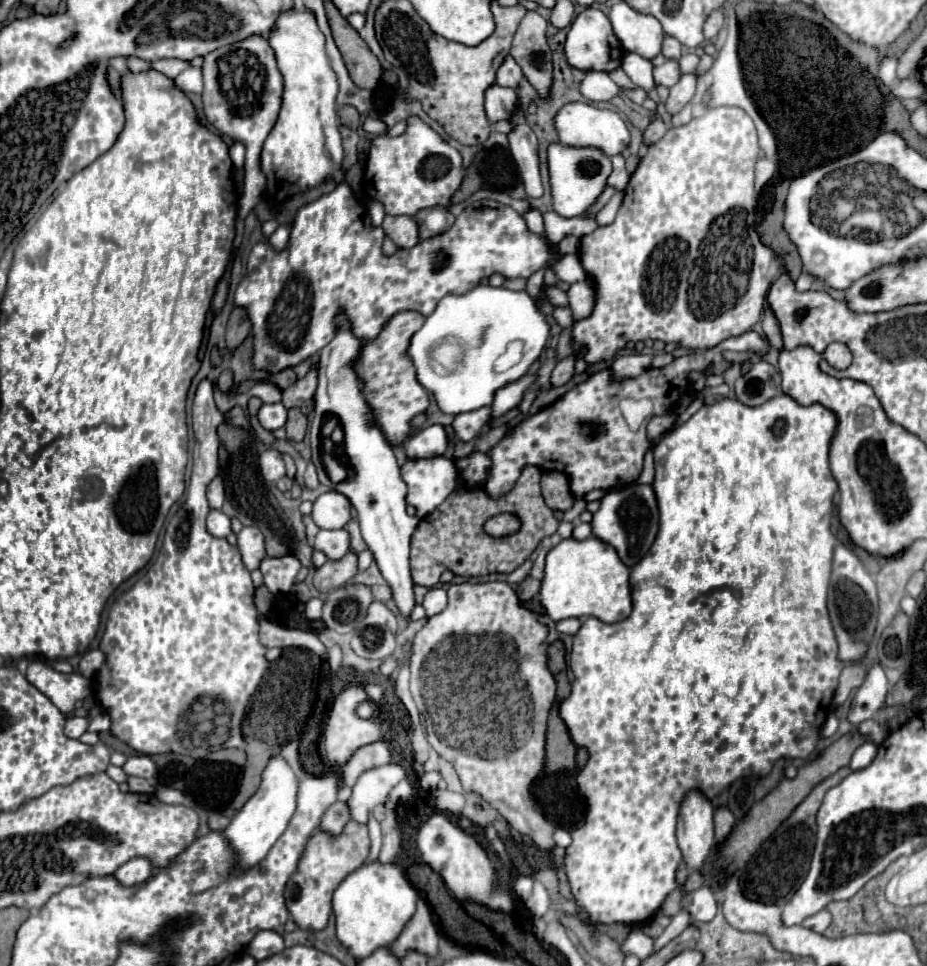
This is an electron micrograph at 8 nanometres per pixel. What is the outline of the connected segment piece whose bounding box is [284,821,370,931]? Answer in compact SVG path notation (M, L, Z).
M348 821L340 835L328 835L326 831L316 831L310 837L304 849L304 855L298 863L298 869L290 877L284 891L290 917L300 929L318 931L326 927L330 911L332 911L334 889L364 863L364 859L368 857L368 851L370 851L368 829L366 825L356 823L356 821Z

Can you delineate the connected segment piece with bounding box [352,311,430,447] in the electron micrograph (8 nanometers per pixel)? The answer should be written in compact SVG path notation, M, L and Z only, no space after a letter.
M398 311L392 315L380 329L380 333L360 345L360 351L354 359L354 371L362 381L362 395L372 409L372 425L382 431L390 447L404 447L410 437L412 419L420 413L426 413L430 399L426 389L418 383L412 361L406 357L406 341L416 333L424 323L424 317L416 311Z

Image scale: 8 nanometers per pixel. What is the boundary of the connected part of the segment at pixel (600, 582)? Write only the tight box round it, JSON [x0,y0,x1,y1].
[540,537,632,623]

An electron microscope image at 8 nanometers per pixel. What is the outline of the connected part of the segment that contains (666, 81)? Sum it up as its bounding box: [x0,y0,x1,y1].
[654,59,682,87]

